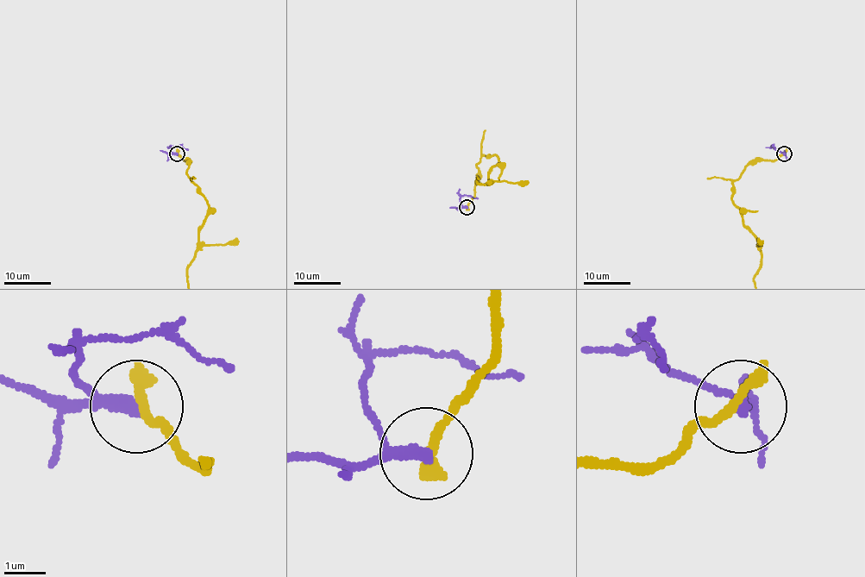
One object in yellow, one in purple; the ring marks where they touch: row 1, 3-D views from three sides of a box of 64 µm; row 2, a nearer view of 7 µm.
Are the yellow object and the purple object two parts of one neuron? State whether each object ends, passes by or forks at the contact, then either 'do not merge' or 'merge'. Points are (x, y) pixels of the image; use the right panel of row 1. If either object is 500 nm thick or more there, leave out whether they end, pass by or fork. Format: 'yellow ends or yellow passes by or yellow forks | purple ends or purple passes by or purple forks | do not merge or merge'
yellow ends | purple passes by | do not merge

